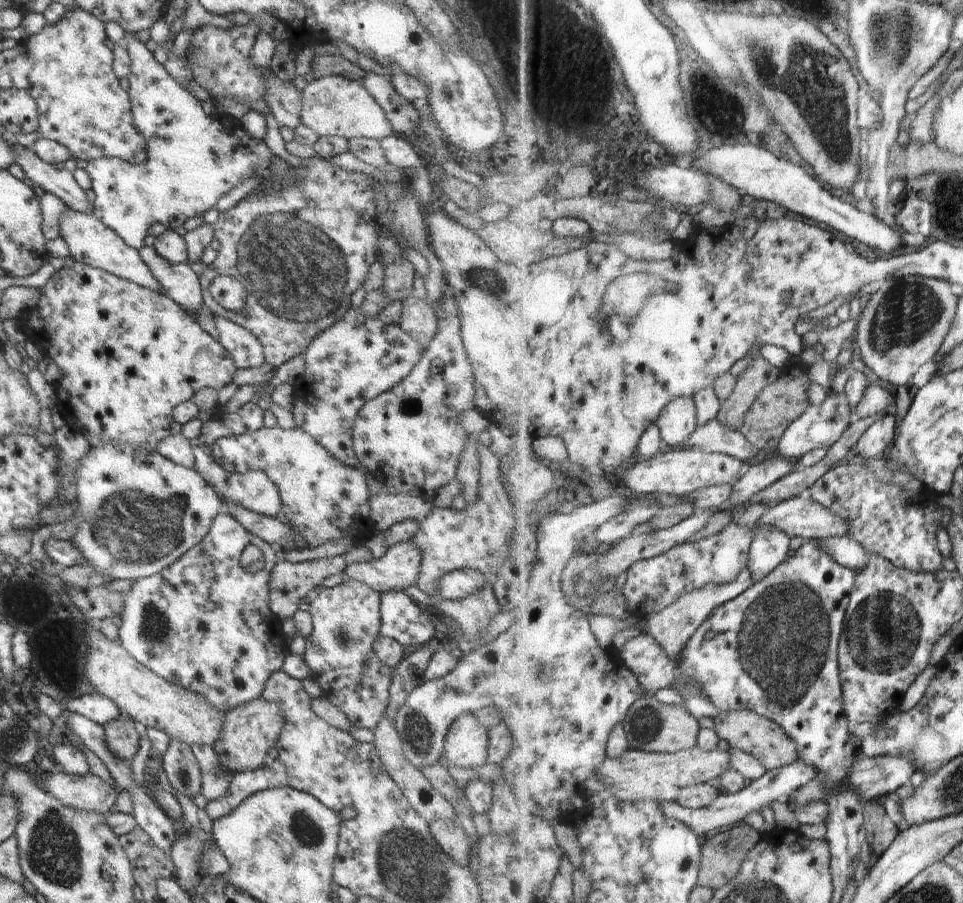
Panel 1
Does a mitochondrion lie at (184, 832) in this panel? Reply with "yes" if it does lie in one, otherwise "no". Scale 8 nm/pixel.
no

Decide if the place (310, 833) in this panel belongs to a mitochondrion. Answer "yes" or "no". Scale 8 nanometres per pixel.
yes

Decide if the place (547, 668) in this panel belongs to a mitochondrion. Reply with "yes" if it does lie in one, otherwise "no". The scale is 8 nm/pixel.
yes

